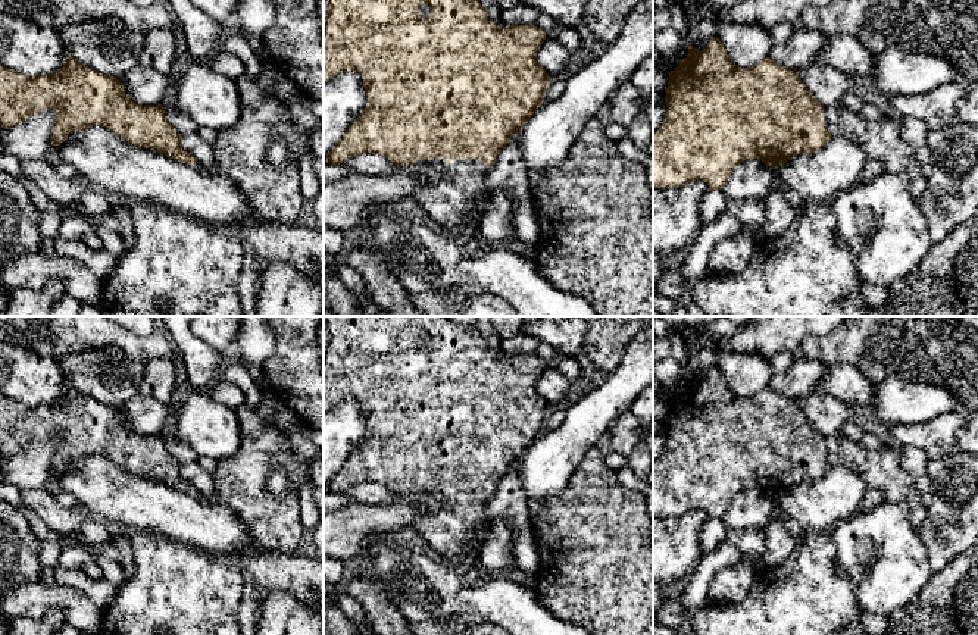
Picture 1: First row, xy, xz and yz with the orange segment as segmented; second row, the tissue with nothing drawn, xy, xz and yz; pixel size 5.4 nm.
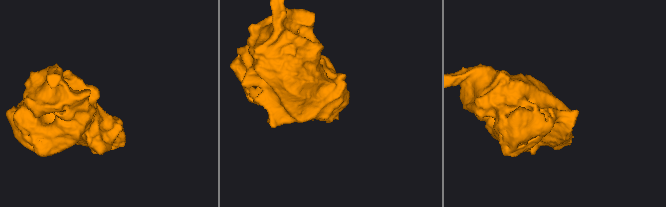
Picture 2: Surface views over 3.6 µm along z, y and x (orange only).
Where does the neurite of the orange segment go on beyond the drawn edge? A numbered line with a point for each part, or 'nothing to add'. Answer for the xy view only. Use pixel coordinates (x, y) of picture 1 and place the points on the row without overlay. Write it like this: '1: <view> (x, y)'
nothing to add

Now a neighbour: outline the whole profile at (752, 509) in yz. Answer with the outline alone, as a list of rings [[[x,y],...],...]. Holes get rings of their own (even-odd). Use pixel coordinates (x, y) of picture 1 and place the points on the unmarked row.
[[[759,488],[738,492],[722,517],[727,529],[762,529],[772,520],[774,498]]]

